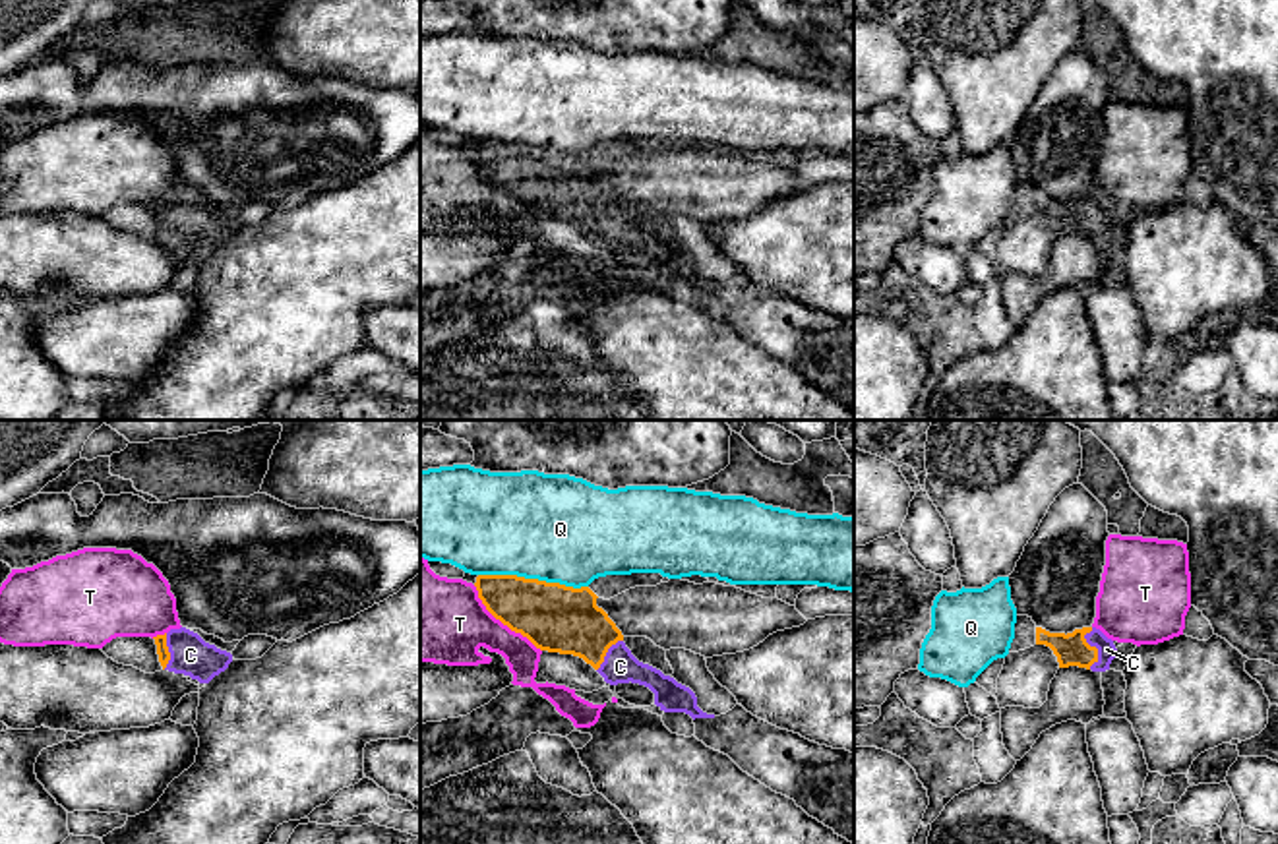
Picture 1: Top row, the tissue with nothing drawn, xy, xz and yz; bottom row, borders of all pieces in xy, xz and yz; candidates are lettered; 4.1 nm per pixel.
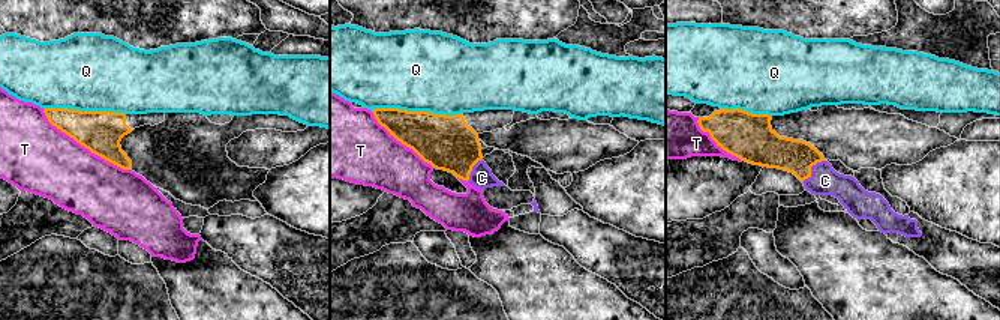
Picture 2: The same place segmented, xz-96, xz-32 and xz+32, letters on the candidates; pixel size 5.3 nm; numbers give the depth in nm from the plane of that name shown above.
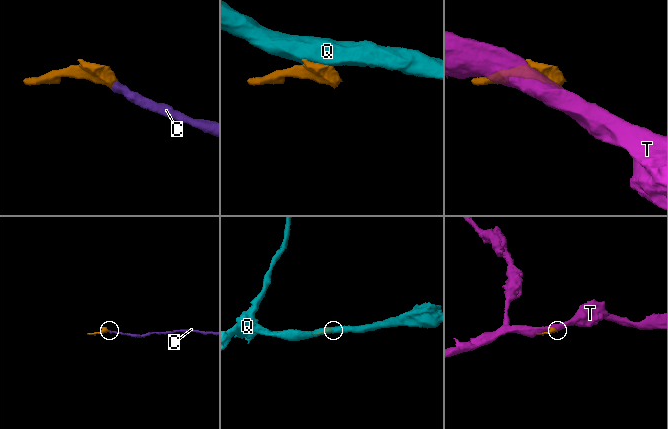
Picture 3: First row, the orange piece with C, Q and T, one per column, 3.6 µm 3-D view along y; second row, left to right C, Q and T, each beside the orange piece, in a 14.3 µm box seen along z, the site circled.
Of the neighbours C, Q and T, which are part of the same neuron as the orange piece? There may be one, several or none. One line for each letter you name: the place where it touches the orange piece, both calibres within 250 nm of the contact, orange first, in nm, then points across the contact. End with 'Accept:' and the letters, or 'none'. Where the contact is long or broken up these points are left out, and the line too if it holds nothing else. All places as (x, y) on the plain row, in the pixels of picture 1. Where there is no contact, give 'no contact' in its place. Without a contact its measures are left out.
C: meets orange in yz at (1095, 213); 140 nm thick on the orange side, 80 nm on the other; runs through yz (1071, 215), (1095, 213), (1106, 215)
Accept: C

